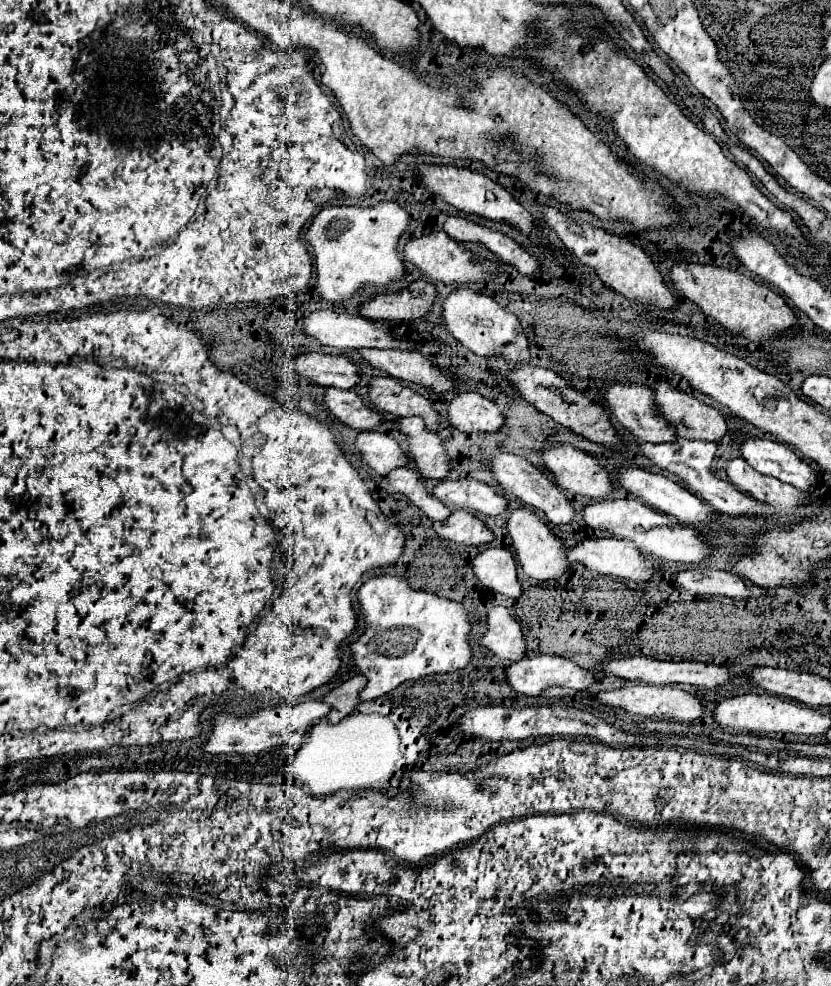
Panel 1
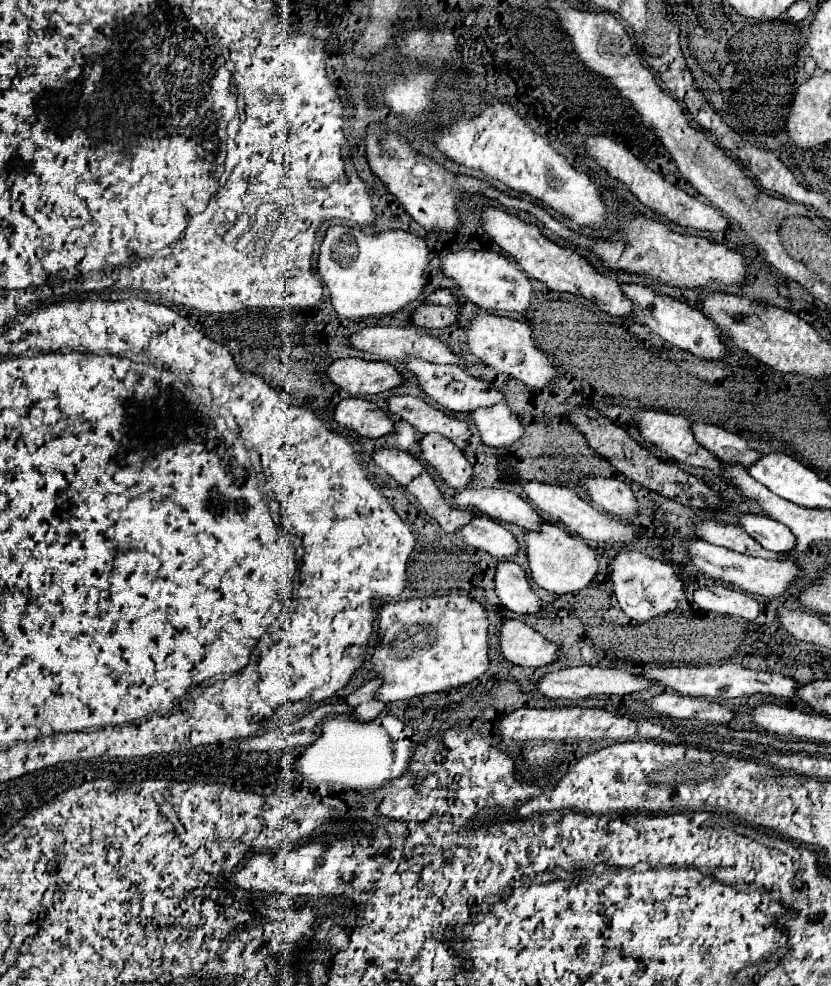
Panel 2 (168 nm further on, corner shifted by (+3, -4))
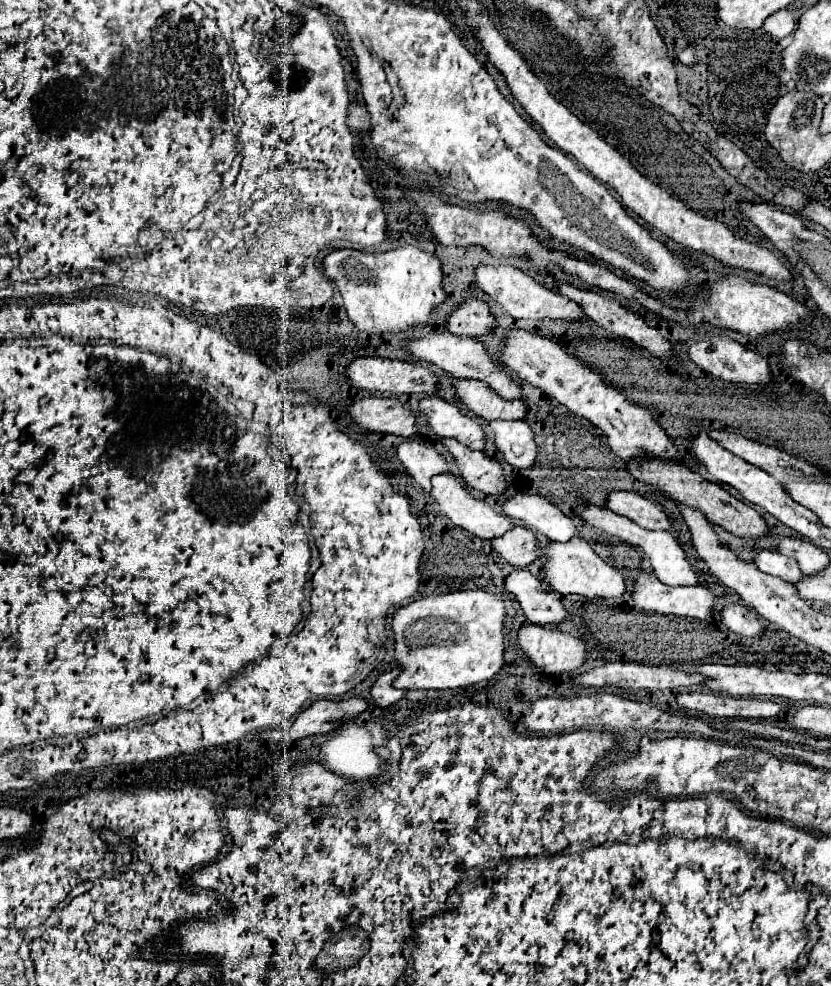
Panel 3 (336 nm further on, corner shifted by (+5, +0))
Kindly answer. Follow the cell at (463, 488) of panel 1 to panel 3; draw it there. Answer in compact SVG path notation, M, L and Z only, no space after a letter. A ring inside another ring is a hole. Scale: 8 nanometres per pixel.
M516 494L502 502L502 510L514 524L536 530L550 540L566 542L576 536L574 522L542 496Z

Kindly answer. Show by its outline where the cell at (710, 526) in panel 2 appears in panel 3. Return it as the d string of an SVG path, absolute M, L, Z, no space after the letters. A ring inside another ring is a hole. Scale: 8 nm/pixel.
M758 550L754 564L756 564L758 570L772 574L772 576L778 576L786 582L798 582L800 576L802 576L798 562L794 558L782 556L782 554L772 552L772 550Z

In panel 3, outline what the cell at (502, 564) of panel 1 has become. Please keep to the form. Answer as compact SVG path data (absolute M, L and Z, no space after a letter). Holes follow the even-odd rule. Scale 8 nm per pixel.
M526 568L512 570L504 580L504 590L516 596L522 612L534 624L544 626L560 622L566 616L562 598L548 590L548 586Z

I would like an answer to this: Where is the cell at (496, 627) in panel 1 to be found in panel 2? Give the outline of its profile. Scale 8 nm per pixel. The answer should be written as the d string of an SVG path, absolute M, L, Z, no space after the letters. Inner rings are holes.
M506 620L500 632L500 648L504 656L518 666L540 668L558 660L560 646L546 640L540 632L520 620Z

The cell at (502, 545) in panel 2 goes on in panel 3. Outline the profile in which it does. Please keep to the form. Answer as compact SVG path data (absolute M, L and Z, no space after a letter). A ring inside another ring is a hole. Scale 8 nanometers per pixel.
M514 526L504 536L498 536L488 542L490 542L492 550L496 550L508 564L512 564L516 568L526 568L530 562L534 562L538 556L542 556L536 534L522 526Z

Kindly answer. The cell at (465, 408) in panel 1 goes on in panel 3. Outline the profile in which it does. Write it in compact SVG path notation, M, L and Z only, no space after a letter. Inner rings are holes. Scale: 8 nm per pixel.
M494 420L490 422L494 444L504 460L518 468L528 468L536 460L536 444L530 426L524 420Z

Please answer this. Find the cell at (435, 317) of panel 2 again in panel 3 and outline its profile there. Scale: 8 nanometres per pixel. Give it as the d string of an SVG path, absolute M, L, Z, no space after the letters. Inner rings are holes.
M468 298L458 304L458 308L448 316L446 330L458 336L480 336L488 334L496 326L488 304L476 298Z

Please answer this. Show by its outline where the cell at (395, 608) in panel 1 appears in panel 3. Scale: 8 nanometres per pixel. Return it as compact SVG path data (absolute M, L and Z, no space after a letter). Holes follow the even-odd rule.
M458 590L438 596L426 596L402 606L392 616L394 658L402 668L394 680L400 690L428 688L466 688L490 680L502 668L502 622L506 610L502 598L484 590ZM464 642L462 648L446 648Z

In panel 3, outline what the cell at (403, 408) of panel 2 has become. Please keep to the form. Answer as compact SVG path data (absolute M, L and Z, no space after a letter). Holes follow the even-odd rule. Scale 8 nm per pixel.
M424 396L418 400L418 410L424 414L428 428L438 436L452 436L474 450L484 450L486 436L480 424L464 414L456 404L438 396Z

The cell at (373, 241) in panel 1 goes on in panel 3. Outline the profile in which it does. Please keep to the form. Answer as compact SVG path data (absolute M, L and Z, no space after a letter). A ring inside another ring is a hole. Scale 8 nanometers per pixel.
M400 246L382 254L334 248L322 260L324 274L342 294L348 318L358 324L358 330L368 334L396 334L430 322L432 308L446 298L442 292L440 266L434 254L416 246Z

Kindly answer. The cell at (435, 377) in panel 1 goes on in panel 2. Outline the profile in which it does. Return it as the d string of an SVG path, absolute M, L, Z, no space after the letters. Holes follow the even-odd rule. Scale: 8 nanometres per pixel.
M410 360L406 362L408 370L418 378L420 382L420 388L422 392L436 404L440 404L442 408L446 410L452 410L452 412L462 412L462 414L468 414L468 412L474 412L478 408L490 408L490 406L496 406L500 402L504 402L504 394L498 392L490 382L486 380L480 380L480 378L474 378L470 376L468 372L464 372L460 366L436 366L436 364L428 364L424 360ZM454 384L462 384L460 390L454 388Z

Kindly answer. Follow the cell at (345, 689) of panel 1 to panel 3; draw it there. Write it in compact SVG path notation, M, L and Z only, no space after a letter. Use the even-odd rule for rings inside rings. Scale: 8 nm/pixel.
M394 668L394 670L390 670L390 672L384 672L384 674L374 682L374 686L370 688L370 696L372 696L372 702L374 702L376 706L386 708L386 706L398 702L398 700L406 694L404 690L396 690L396 688L392 686L392 680L398 676L398 672L400 672L398 668Z

